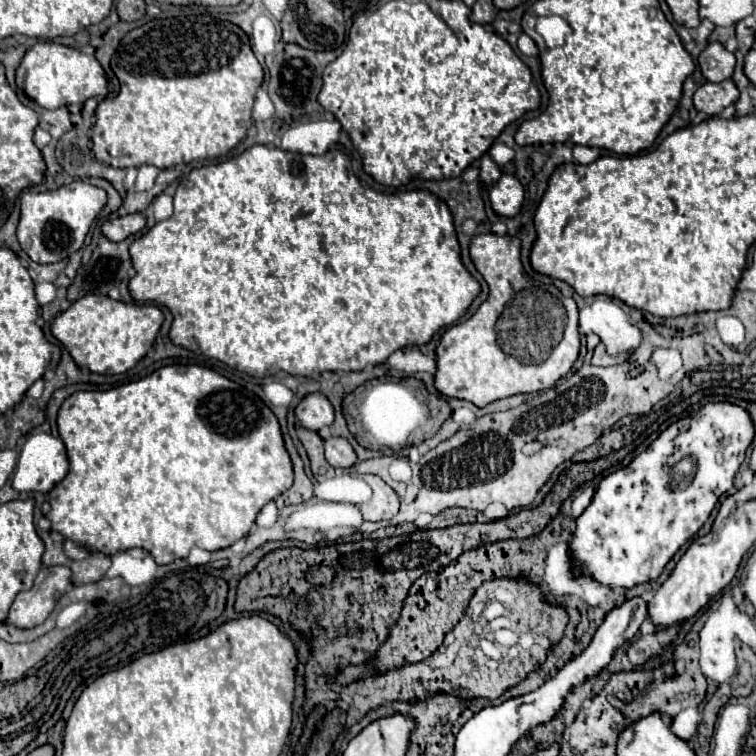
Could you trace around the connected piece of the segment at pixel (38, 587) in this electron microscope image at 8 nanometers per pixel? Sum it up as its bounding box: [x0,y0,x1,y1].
[9,567,71,629]

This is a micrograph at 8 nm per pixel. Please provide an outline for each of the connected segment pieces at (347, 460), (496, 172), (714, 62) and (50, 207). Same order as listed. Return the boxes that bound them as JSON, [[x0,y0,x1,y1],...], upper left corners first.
[[325,437,357,469],[479,155,501,187],[699,43,735,83],[17,179,107,263]]

